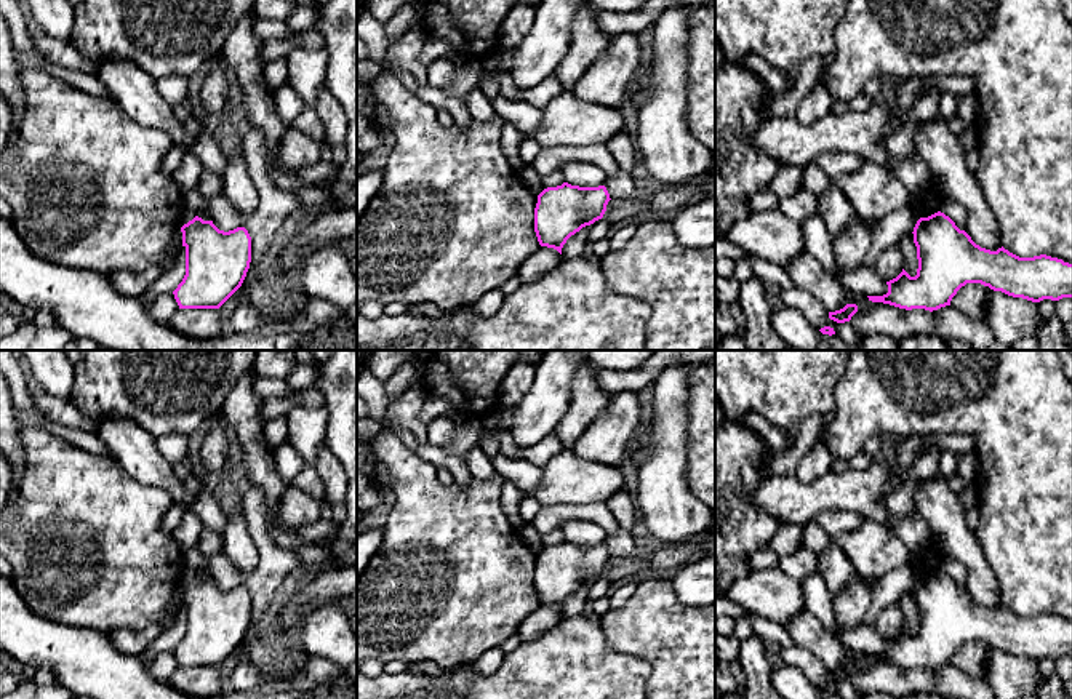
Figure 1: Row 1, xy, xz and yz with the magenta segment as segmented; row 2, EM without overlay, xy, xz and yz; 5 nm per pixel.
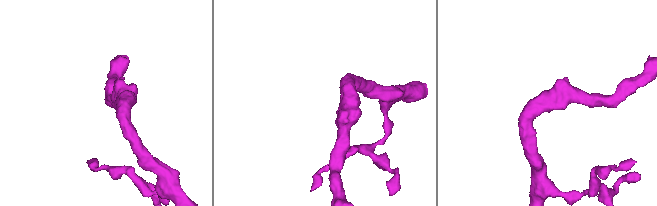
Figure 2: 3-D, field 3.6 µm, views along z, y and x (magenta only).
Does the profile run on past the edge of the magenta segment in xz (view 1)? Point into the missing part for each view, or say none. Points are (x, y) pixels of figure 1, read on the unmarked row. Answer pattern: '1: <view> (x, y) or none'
1: none

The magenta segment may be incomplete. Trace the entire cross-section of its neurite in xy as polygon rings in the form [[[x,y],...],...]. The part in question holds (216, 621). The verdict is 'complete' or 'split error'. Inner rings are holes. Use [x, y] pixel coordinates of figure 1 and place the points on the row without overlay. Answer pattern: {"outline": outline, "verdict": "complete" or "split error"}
{"outline": [[[195,574],[181,585],[186,633],[173,649],[179,667],[219,667],[243,641],[251,621],[245,585],[219,589]]], "verdict": "complete"}

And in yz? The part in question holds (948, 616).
{"outline": [[[941,569],[928,576],[920,576],[912,592],[918,617],[917,633],[910,635],[902,627],[896,637],[886,640],[886,653],[867,654],[869,659],[890,662],[906,669],[925,667],[933,670],[950,664],[952,656],[966,641],[981,641],[994,649],[1002,649],[1008,654],[1022,656],[1032,661],[1072,656],[1072,622],[1064,621],[1062,617],[1046,613],[1019,616],[1003,605],[997,609],[981,606]]], "verdict": "complete"}

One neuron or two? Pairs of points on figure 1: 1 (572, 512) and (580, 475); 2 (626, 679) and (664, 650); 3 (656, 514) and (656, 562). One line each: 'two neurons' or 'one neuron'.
1: two neurons
2: two neurons
3: two neurons

